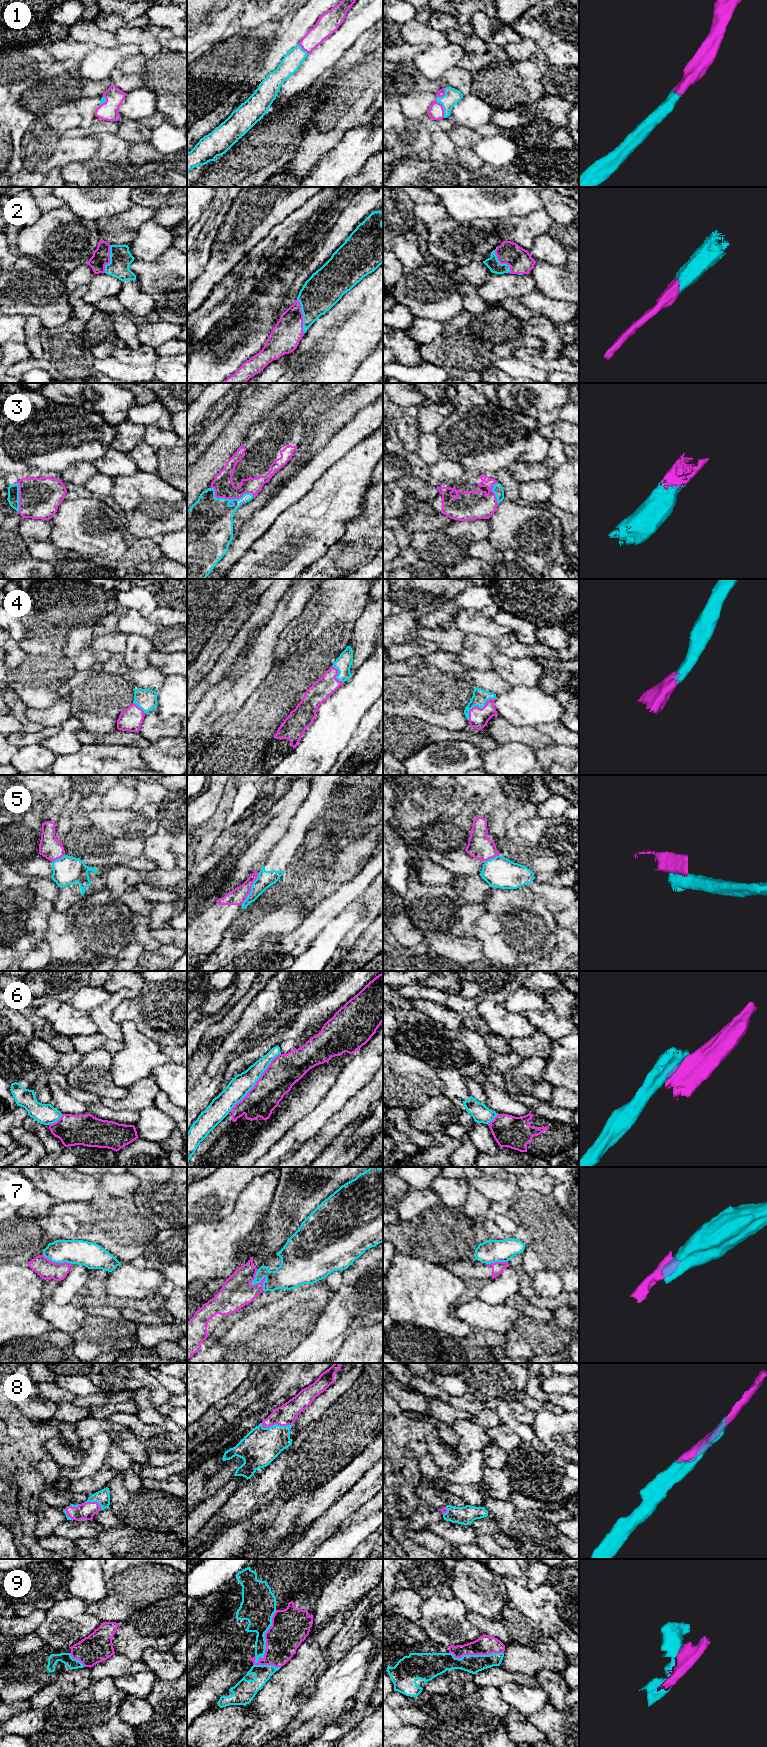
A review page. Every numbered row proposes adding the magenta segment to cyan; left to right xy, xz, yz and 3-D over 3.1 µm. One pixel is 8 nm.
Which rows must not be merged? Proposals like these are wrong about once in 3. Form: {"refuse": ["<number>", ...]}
{"refuse": ["5", "6", "7"]}

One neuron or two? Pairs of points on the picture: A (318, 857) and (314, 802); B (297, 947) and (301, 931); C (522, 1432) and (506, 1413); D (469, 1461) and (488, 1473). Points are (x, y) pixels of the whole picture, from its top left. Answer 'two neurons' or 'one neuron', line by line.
A: two neurons
B: one neuron
C: one neuron
D: two neurons

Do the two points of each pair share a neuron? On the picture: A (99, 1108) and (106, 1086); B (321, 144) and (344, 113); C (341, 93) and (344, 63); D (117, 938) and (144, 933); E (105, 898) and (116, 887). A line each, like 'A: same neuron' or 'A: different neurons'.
A: different neurons
B: same neuron
C: different neurons
D: different neurons
E: different neurons

